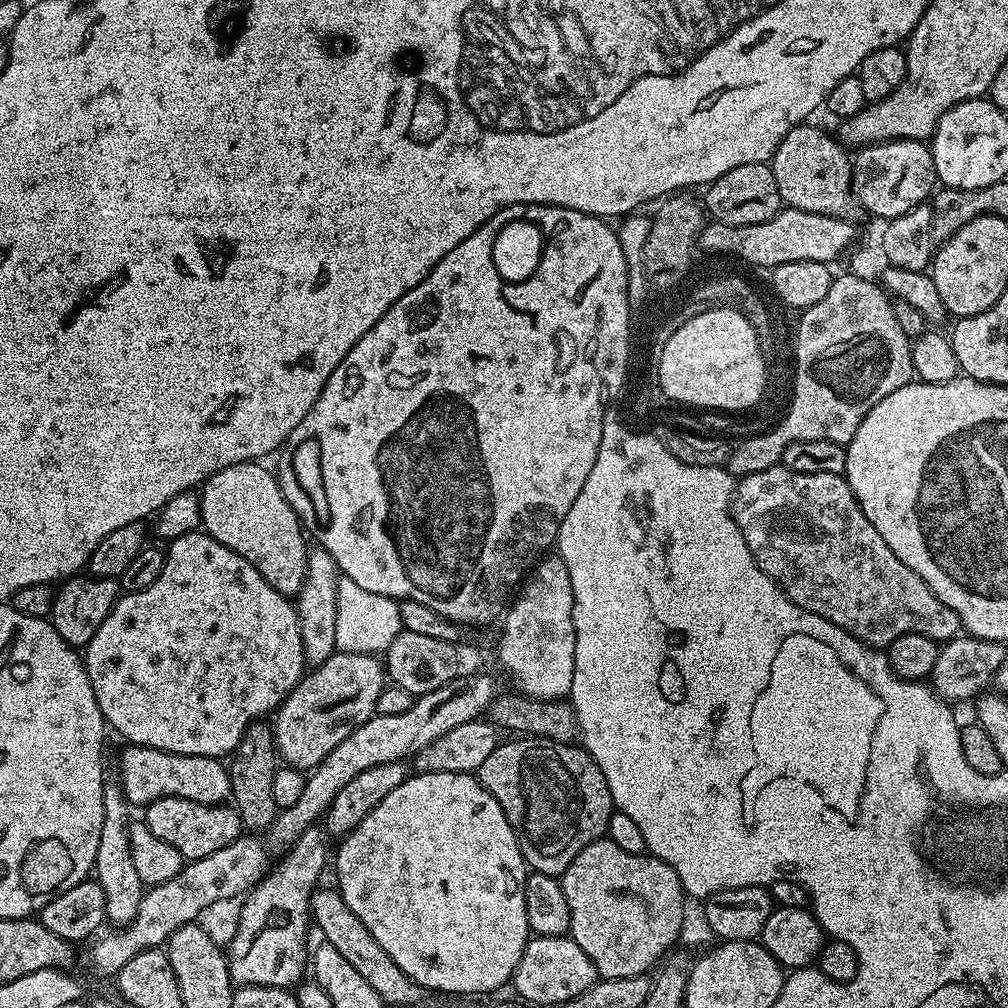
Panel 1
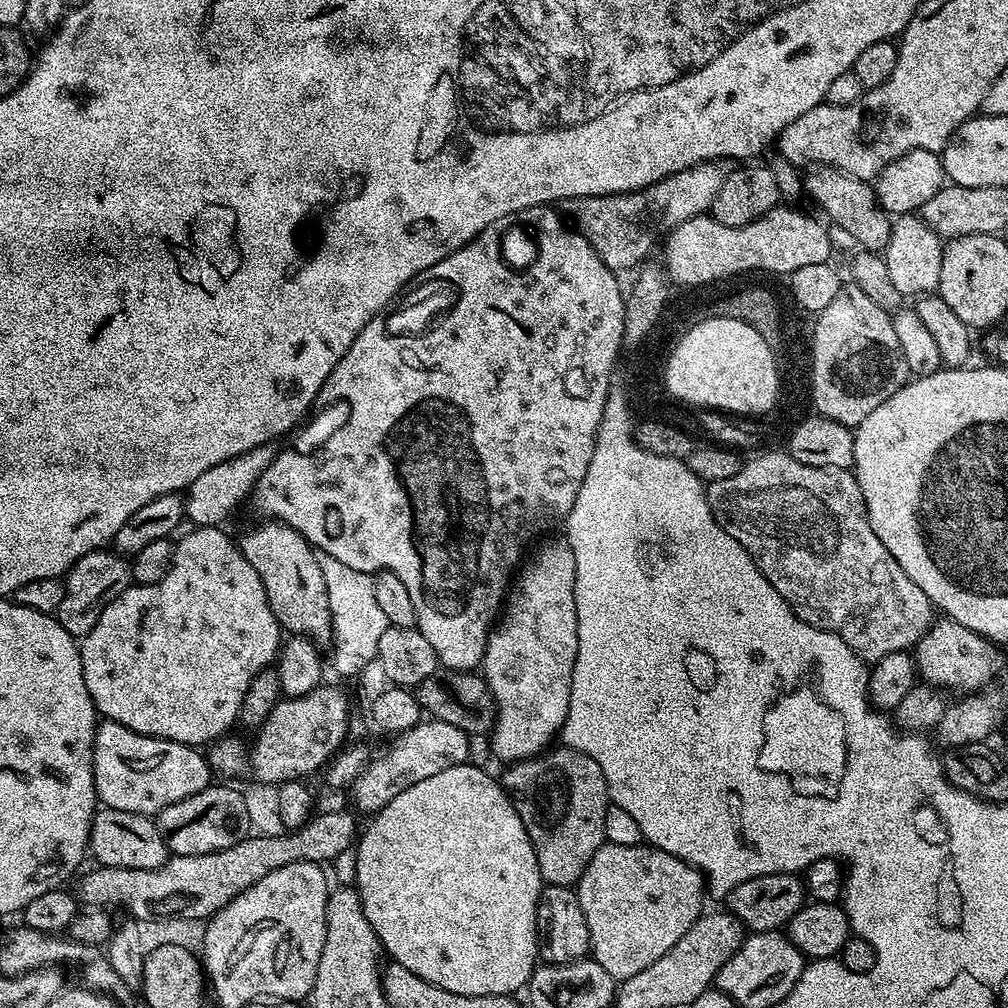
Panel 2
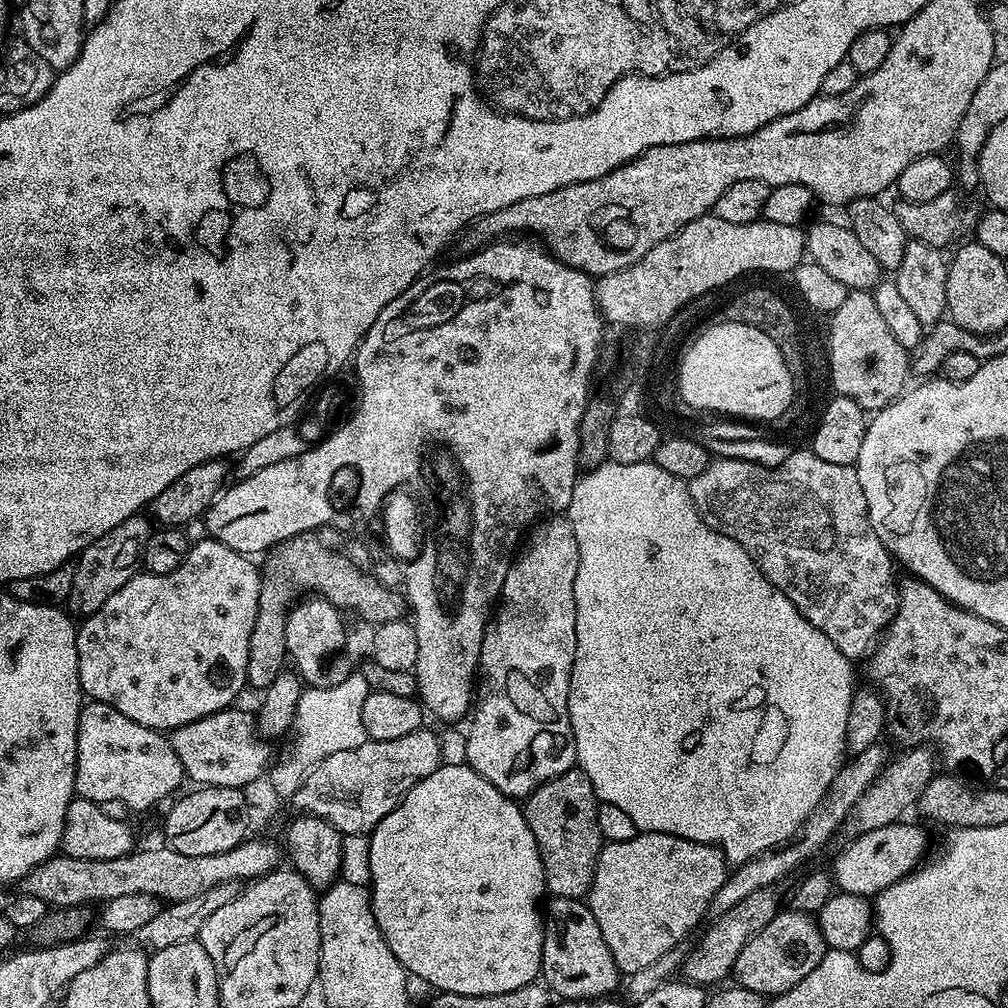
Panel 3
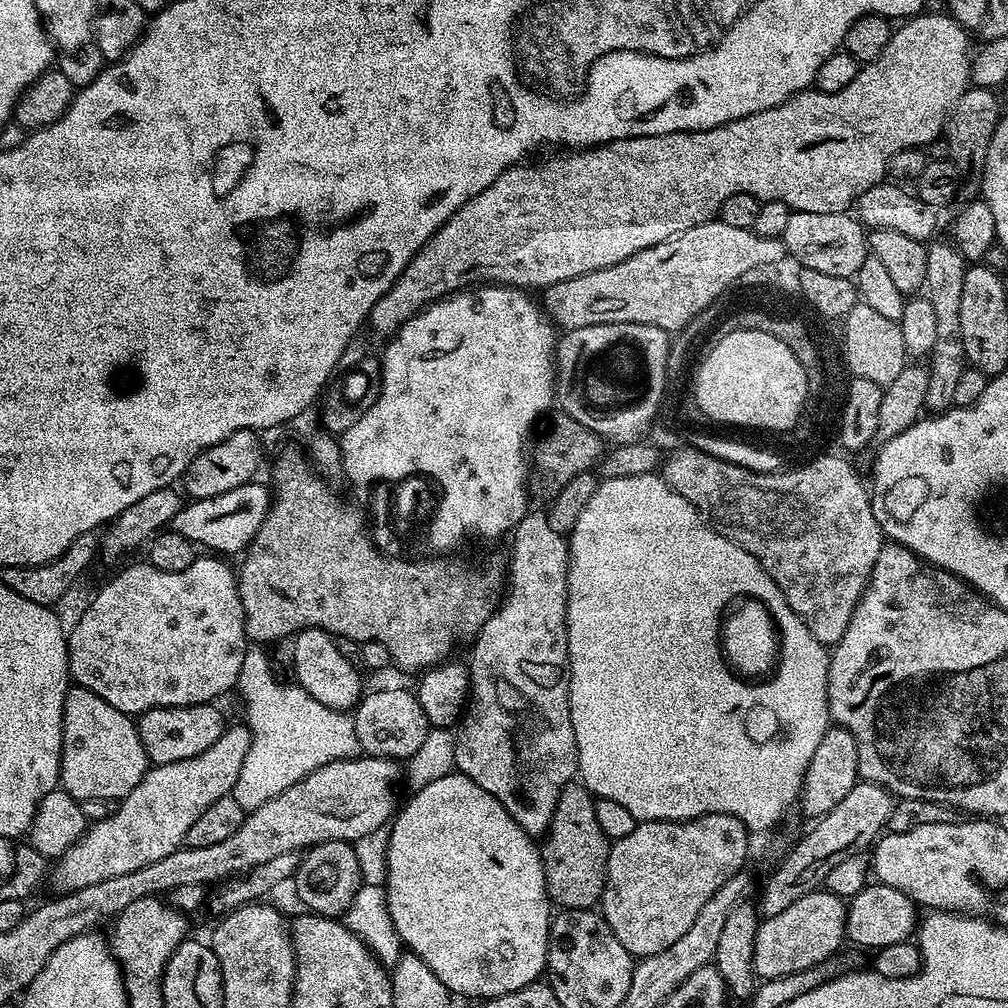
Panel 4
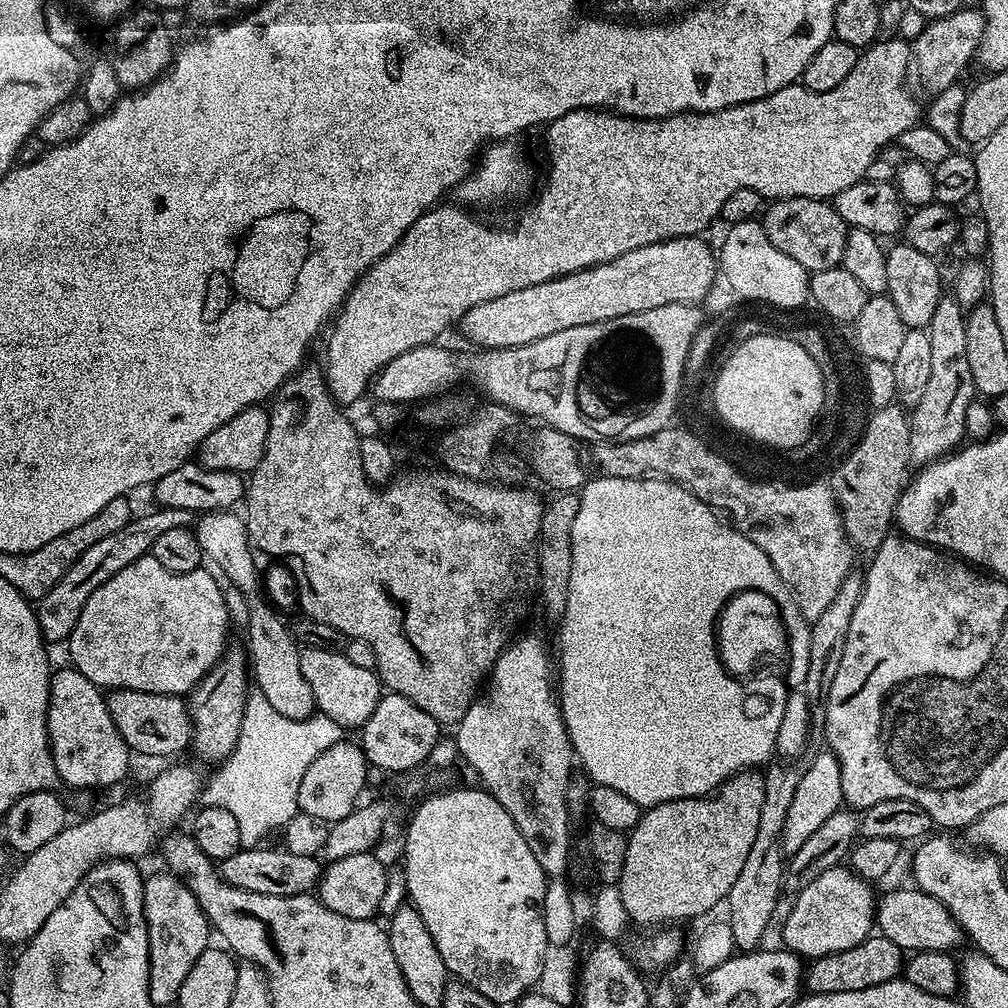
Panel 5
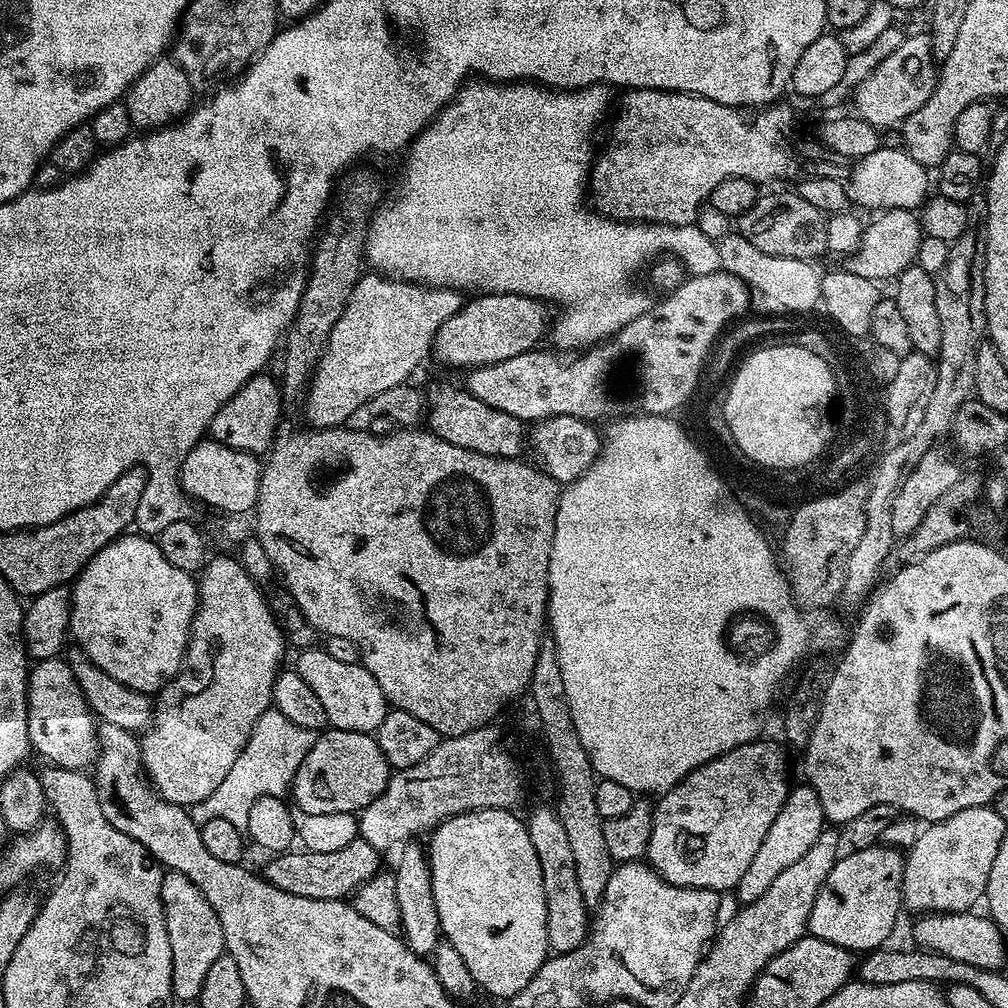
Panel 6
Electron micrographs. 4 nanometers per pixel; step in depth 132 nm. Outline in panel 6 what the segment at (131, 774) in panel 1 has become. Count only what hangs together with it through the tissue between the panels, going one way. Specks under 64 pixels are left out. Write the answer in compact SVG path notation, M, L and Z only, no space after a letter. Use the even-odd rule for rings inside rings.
M67 659L38 660L31 665L28 674L28 737L32 743L31 751L49 765L57 768L88 770L96 763L100 755L100 743L96 737L98 721L88 709L86 698L82 694L82 686L78 686L78 678L74 678L74 670L70 670Z

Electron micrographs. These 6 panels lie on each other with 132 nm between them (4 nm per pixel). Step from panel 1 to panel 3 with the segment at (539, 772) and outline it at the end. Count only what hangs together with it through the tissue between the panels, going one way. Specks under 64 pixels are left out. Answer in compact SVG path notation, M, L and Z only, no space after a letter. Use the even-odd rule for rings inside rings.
M576 766L534 789L523 801L524 817L538 842L542 858L544 886L553 897L579 900L587 897L592 888L602 847L596 821L597 803L590 778L586 778L586 774Z

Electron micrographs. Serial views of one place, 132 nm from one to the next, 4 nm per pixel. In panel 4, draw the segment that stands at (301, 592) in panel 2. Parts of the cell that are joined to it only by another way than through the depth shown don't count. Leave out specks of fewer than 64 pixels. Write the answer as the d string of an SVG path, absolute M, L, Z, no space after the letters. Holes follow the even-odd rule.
M303 628L296 633L291 644L292 668L296 671L295 683L299 684L302 690L306 690L310 698L322 702L322 706L339 712L355 709L362 695L361 669L349 662L342 650L338 650L336 637L330 632L323 632L321 628Z

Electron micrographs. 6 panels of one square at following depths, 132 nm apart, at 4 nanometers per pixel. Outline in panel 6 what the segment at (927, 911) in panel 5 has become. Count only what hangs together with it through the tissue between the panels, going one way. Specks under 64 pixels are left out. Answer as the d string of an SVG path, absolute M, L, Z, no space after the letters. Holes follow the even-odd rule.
M979 911L967 912L929 912L915 917L912 924L913 945L937 956L958 958L958 962L966 962L970 966L985 968L991 972L1003 969L1005 933L987 915Z

